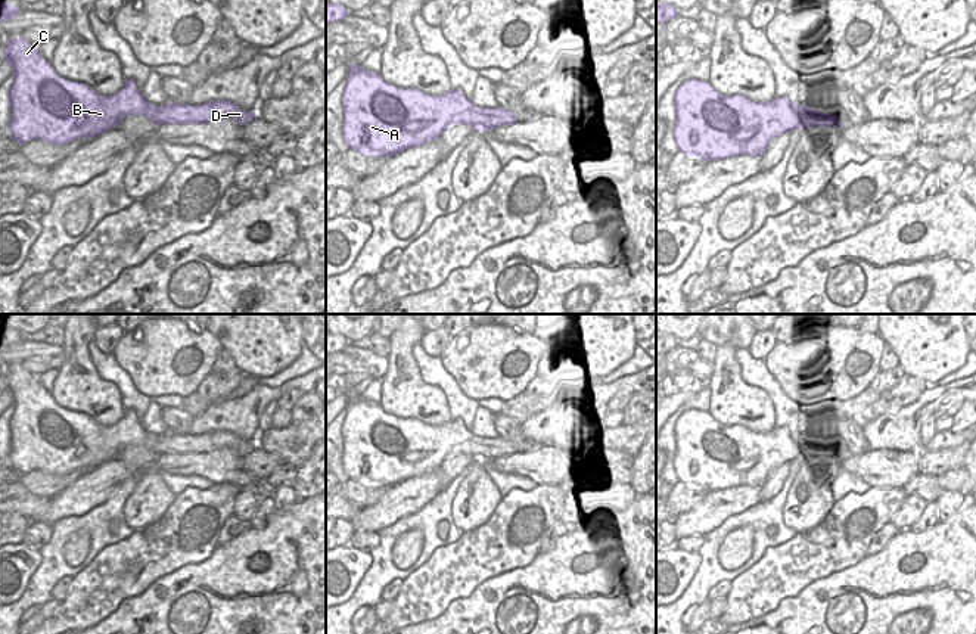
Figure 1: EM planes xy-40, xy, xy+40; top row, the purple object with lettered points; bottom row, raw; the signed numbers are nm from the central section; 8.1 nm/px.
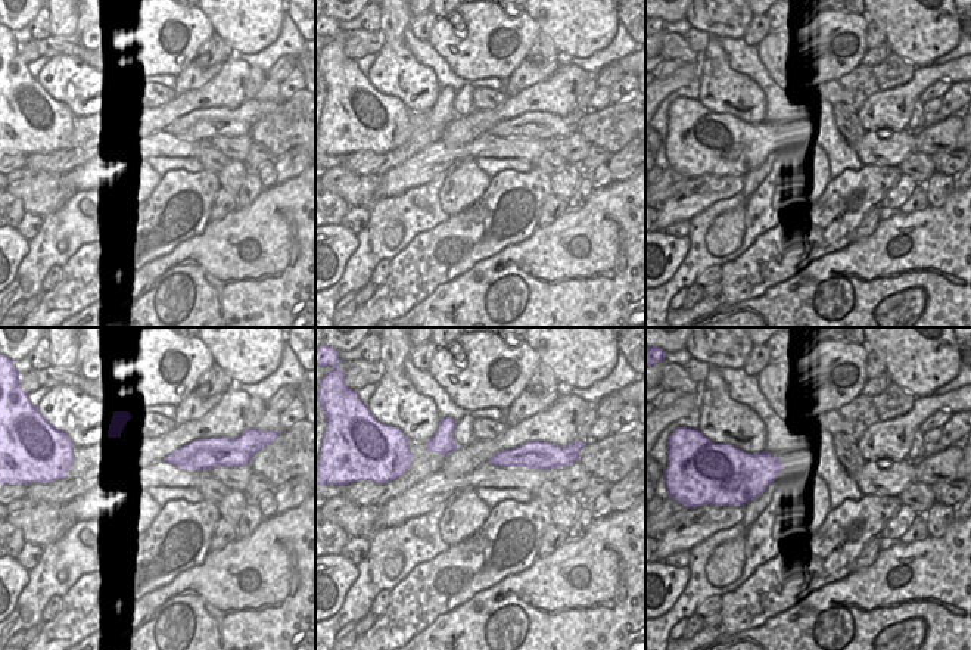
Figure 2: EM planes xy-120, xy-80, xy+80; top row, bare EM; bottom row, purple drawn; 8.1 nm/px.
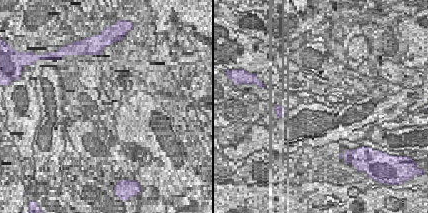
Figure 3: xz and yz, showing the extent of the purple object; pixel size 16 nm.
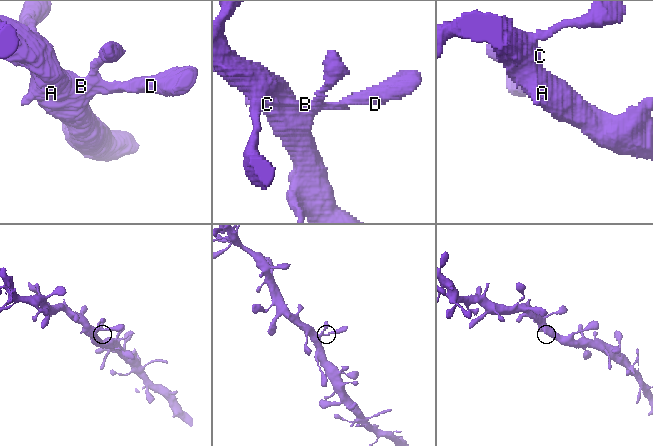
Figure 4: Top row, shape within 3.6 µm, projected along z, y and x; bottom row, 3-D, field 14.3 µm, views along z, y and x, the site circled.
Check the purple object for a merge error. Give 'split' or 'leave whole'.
leave whole

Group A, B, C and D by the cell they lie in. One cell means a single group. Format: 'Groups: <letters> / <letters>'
Groups: A B C D.

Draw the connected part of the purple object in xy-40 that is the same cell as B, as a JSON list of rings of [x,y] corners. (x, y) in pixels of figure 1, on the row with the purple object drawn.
[[[22,37],[10,38],[3,50],[3,56],[12,68],[13,75],[13,84],[9,90],[9,108],[12,111],[9,122],[10,139],[19,144],[25,144],[34,139],[52,144],[65,144],[75,139],[90,140],[116,128],[119,121],[127,115],[143,115],[156,125],[208,124],[223,118],[234,119],[240,125],[245,125],[258,116],[255,112],[245,112],[229,100],[214,100],[199,106],[167,102],[164,106],[156,106],[143,99],[142,91],[133,80],[124,80],[122,87],[116,93],[100,96],[86,84],[60,78],[53,71],[50,62],[44,60],[38,53],[37,46]]]

